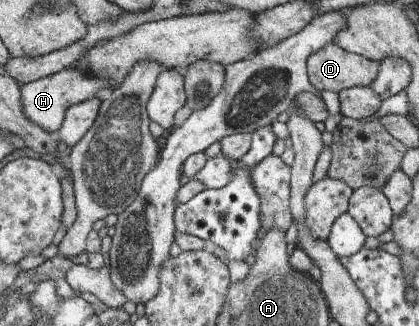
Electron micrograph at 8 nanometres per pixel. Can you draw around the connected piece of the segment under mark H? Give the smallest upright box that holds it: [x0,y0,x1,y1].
[22,66,109,134]

